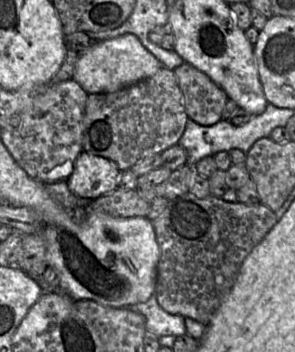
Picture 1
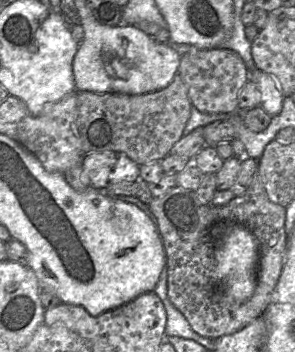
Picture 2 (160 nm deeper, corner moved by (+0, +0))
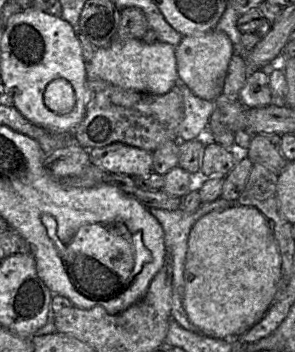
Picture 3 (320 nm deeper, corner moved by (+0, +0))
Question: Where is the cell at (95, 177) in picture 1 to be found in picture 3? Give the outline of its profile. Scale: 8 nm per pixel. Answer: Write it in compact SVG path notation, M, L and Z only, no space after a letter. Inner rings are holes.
M120 142L89 151L91 165L108 173L143 177L153 171L153 153Z

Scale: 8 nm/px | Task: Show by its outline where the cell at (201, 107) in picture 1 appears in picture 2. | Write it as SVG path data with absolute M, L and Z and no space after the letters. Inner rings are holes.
M192 48L181 56L177 74L187 88L192 106L208 114L235 112L238 109L238 95L249 81L249 70L243 59L237 52L225 48Z

